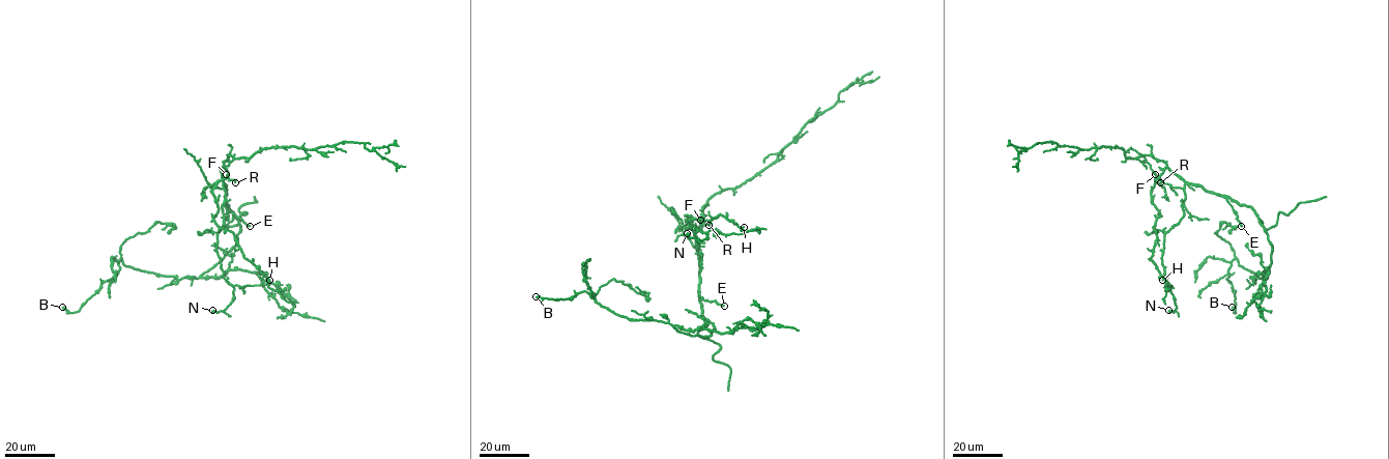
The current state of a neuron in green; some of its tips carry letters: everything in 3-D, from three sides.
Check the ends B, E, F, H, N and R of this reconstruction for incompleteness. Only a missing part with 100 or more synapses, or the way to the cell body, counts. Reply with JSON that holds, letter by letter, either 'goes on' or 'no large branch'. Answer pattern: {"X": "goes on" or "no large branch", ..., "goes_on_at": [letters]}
{"B": "no large branch", "E": "no large branch", "F": "no large branch", "H": "no large branch", "N": "no large branch", "R": "no large branch", "goes_on_at": []}

